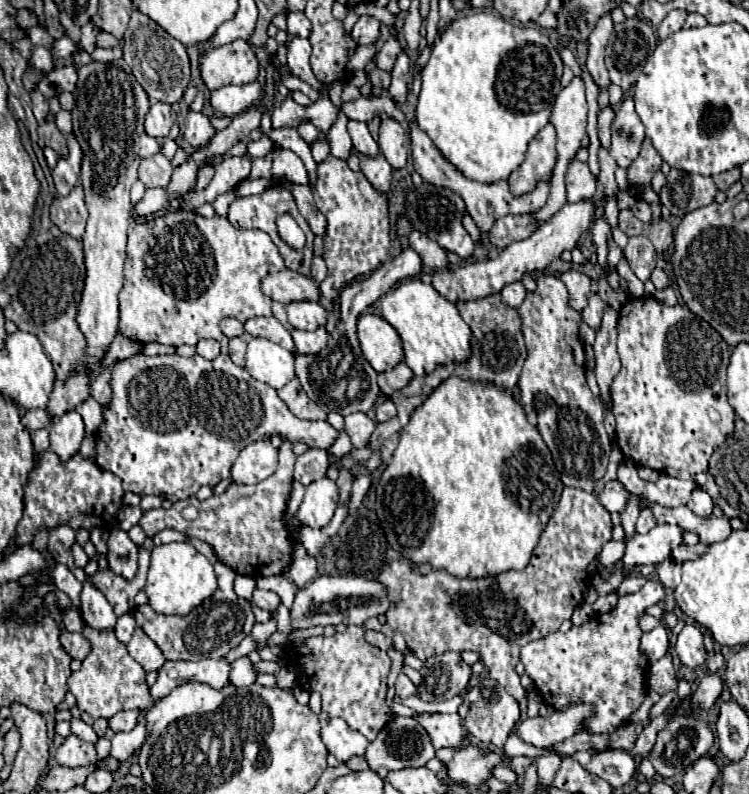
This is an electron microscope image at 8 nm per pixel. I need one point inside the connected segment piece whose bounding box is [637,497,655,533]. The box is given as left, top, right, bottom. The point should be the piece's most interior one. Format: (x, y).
(645, 522)

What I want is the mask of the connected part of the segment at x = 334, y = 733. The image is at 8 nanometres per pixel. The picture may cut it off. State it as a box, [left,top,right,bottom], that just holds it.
[319,711,369,763]

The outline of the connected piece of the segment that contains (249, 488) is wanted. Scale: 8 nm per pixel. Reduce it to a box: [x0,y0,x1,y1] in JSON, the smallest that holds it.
[139,447,297,579]

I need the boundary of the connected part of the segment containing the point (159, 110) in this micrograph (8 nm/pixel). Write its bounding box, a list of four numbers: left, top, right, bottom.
[145,103,177,137]

